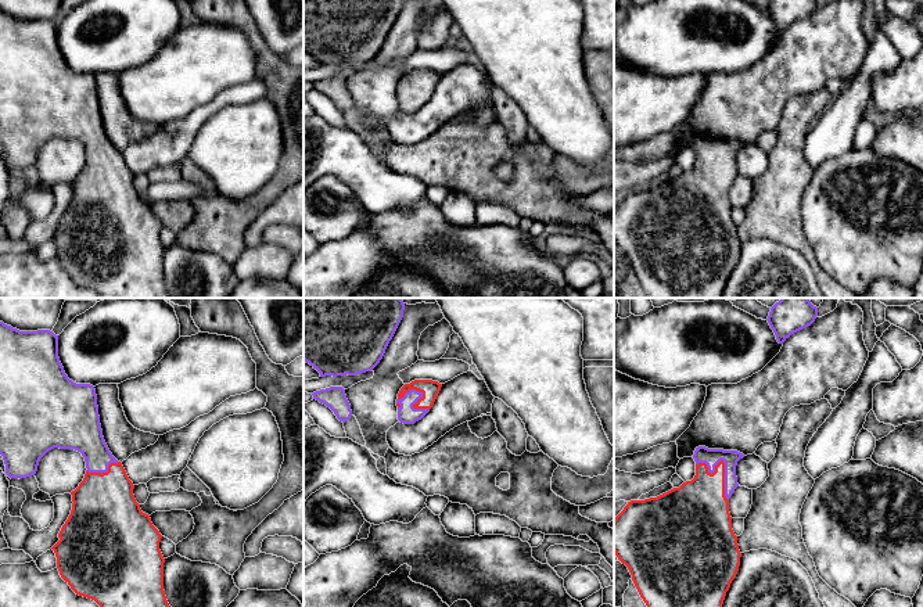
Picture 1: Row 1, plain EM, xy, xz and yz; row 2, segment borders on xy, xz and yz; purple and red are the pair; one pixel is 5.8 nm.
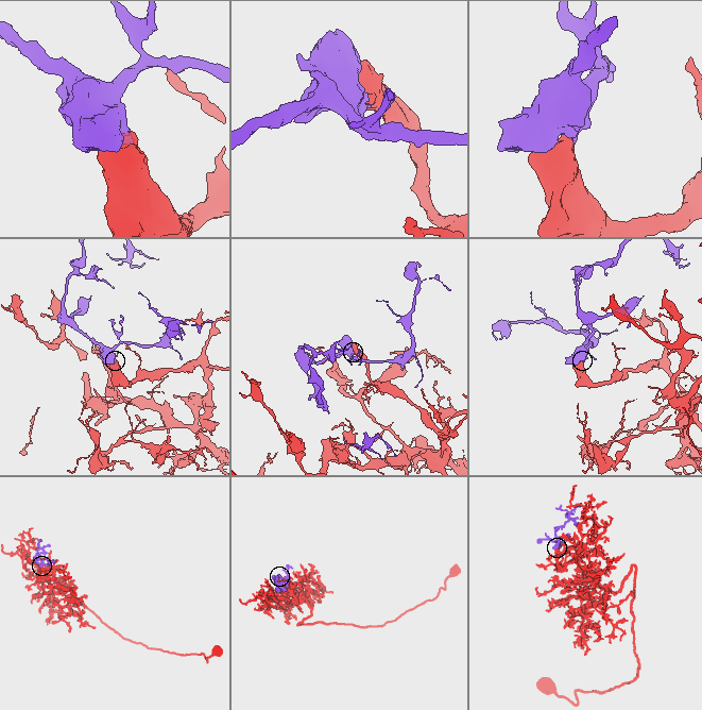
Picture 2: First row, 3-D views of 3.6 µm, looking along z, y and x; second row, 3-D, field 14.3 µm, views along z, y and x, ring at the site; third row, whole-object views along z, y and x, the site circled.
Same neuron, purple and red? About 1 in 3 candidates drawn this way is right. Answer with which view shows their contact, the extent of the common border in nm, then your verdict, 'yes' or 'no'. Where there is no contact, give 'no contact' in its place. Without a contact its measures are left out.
yz | 300 nm | yes

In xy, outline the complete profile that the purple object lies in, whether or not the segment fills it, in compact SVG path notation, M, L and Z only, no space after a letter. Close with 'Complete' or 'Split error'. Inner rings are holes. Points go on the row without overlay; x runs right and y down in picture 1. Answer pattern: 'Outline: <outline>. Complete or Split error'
Outline: M0 11L0 144L6 154L6 164L10 168L19 169L35 165L40 148L54 137L75 139L80 141L87 158L83 170L71 182L73 191L71 204L58 223L60 230L51 237L57 247L57 258L61 267L76 284L94 290L101 298L172 298L164 280L165 248L159 240L162 225L152 215L150 205L141 201L140 194L136 191L133 184L133 172L129 169L122 152L112 146L104 130L94 76L90 73L76 73L68 68L58 47L58 25L53 21L19 21Z. Split error

